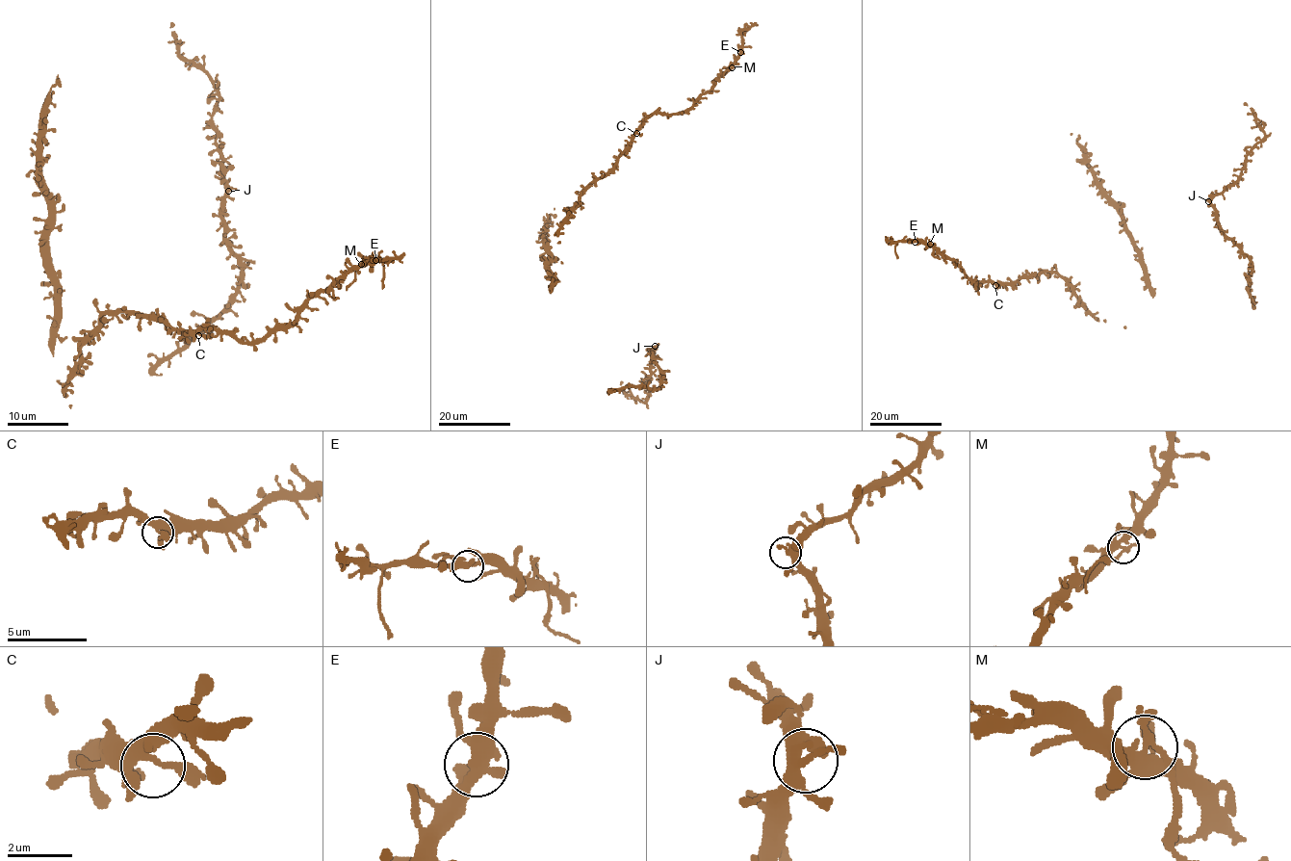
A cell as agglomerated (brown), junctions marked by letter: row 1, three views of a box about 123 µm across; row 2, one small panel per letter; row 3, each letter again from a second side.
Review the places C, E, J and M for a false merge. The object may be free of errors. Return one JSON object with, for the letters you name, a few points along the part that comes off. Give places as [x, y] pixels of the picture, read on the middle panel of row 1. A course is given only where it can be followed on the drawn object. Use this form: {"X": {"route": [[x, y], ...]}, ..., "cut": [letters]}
{"cut": ["M"]}

